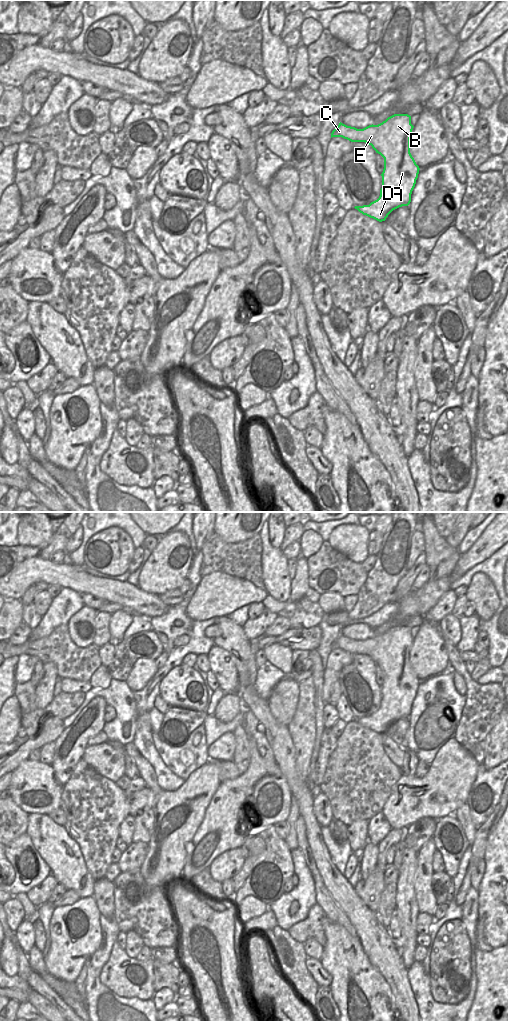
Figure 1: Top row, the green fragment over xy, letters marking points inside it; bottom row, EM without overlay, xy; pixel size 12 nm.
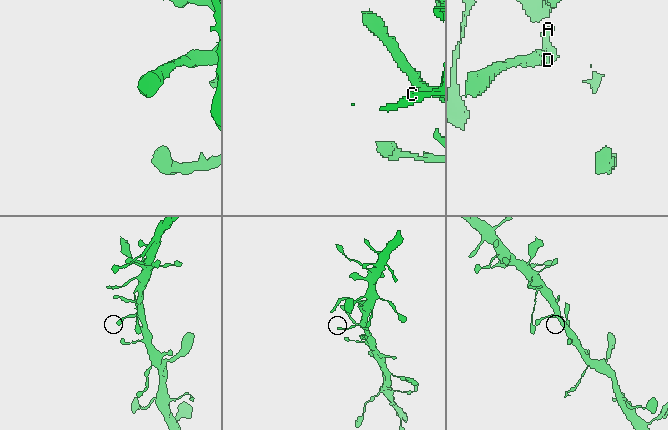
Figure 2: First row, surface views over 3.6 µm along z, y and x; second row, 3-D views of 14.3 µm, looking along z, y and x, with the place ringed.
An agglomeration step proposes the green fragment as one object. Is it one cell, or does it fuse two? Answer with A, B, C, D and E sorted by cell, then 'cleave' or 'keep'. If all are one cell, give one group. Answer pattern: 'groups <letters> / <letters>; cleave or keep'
groups A B C D E; keep

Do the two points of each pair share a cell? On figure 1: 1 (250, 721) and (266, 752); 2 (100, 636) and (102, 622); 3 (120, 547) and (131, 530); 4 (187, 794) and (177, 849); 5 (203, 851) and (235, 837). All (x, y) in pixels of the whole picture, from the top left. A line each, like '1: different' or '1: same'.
1: same
2: same
3: different
4: same
5: same

